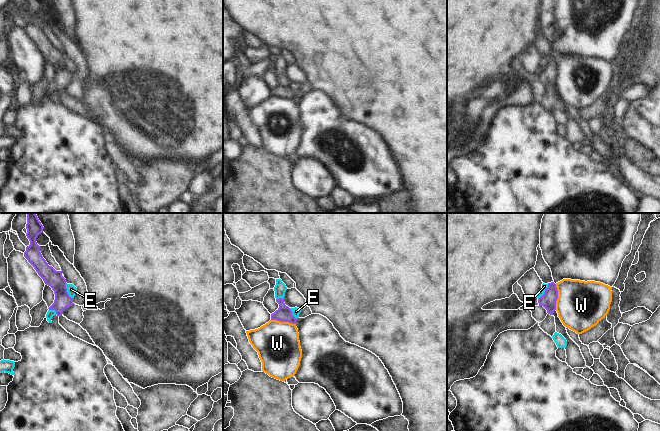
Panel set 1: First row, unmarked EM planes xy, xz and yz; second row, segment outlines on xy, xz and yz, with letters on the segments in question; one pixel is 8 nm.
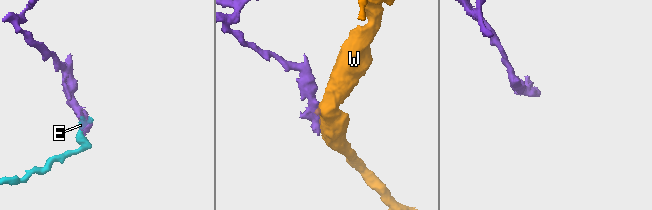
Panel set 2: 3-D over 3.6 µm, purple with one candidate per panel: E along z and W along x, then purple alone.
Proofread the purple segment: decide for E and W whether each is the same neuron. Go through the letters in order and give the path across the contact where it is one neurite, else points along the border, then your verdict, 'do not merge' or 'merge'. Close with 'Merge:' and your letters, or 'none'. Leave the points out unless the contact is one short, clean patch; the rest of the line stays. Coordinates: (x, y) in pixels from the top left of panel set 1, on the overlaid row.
E: border along yz (548, 284), (548, 287), (538, 299); do not merge
W: border along yz (555, 284), (557, 290), (556, 309); do not merge
Merge: none

